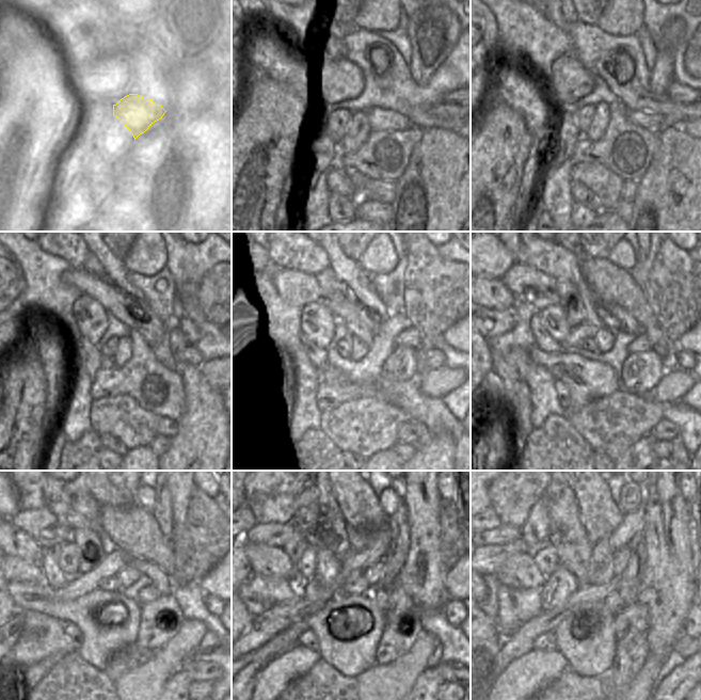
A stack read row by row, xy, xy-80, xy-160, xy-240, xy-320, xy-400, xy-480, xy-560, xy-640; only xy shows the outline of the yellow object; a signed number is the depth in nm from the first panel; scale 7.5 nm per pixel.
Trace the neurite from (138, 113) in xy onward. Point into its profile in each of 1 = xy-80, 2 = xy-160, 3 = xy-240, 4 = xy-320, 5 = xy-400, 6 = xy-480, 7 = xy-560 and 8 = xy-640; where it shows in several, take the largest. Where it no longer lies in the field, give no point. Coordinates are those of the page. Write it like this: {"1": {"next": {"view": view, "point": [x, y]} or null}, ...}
{"1": {"next": {"view": "xy-80", "point": [379, 118]}}, "2": {"next": {"view": "xy-160", "point": [656, 122]}}, "3": {"next": {"view": "xy-240", "point": [189, 355]}}, "4": {"next": {"view": "xy-320", "point": [435, 358]}}, "5": {"next": {"view": "xy-400", "point": [686, 360]}}, "6": {"next": {"view": "xy-480", "point": [209, 600]}}, "7": {"next": {"view": "xy-560", "point": [448, 607]}}, "8": {"next": {"view": "xy-640", "point": [687, 629]}}}

